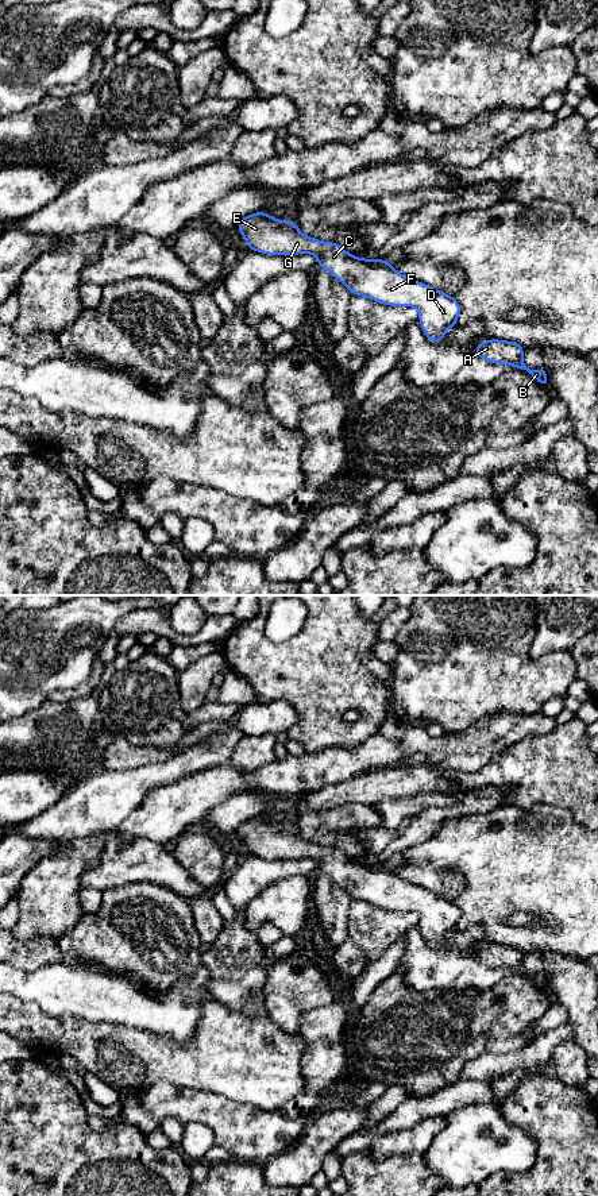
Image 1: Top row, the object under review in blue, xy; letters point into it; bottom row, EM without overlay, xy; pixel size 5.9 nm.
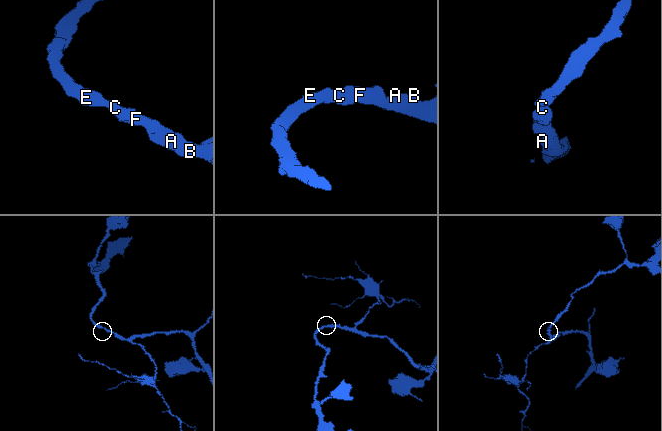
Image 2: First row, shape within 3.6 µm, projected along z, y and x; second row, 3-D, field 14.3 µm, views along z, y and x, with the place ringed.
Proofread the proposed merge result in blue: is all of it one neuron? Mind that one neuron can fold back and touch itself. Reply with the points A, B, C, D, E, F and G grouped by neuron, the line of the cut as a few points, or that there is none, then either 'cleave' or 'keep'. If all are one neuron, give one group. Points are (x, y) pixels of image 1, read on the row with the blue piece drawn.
groups A B C D E F G; cut none; keep

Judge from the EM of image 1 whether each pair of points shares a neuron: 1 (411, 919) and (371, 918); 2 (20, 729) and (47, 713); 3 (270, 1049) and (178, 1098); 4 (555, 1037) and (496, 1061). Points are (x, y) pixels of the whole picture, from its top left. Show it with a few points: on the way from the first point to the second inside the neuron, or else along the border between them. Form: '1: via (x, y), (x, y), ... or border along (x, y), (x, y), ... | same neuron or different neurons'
1: via (401, 919), (381, 919) | same neuron
2: via (27, 725), (34, 718), (41, 718) | same neuron
3: border along (164, 1081), (220, 1094), (226, 1098) | different neurons
4: via (540, 1049), (529, 1057), (510, 1061) | same neuron

